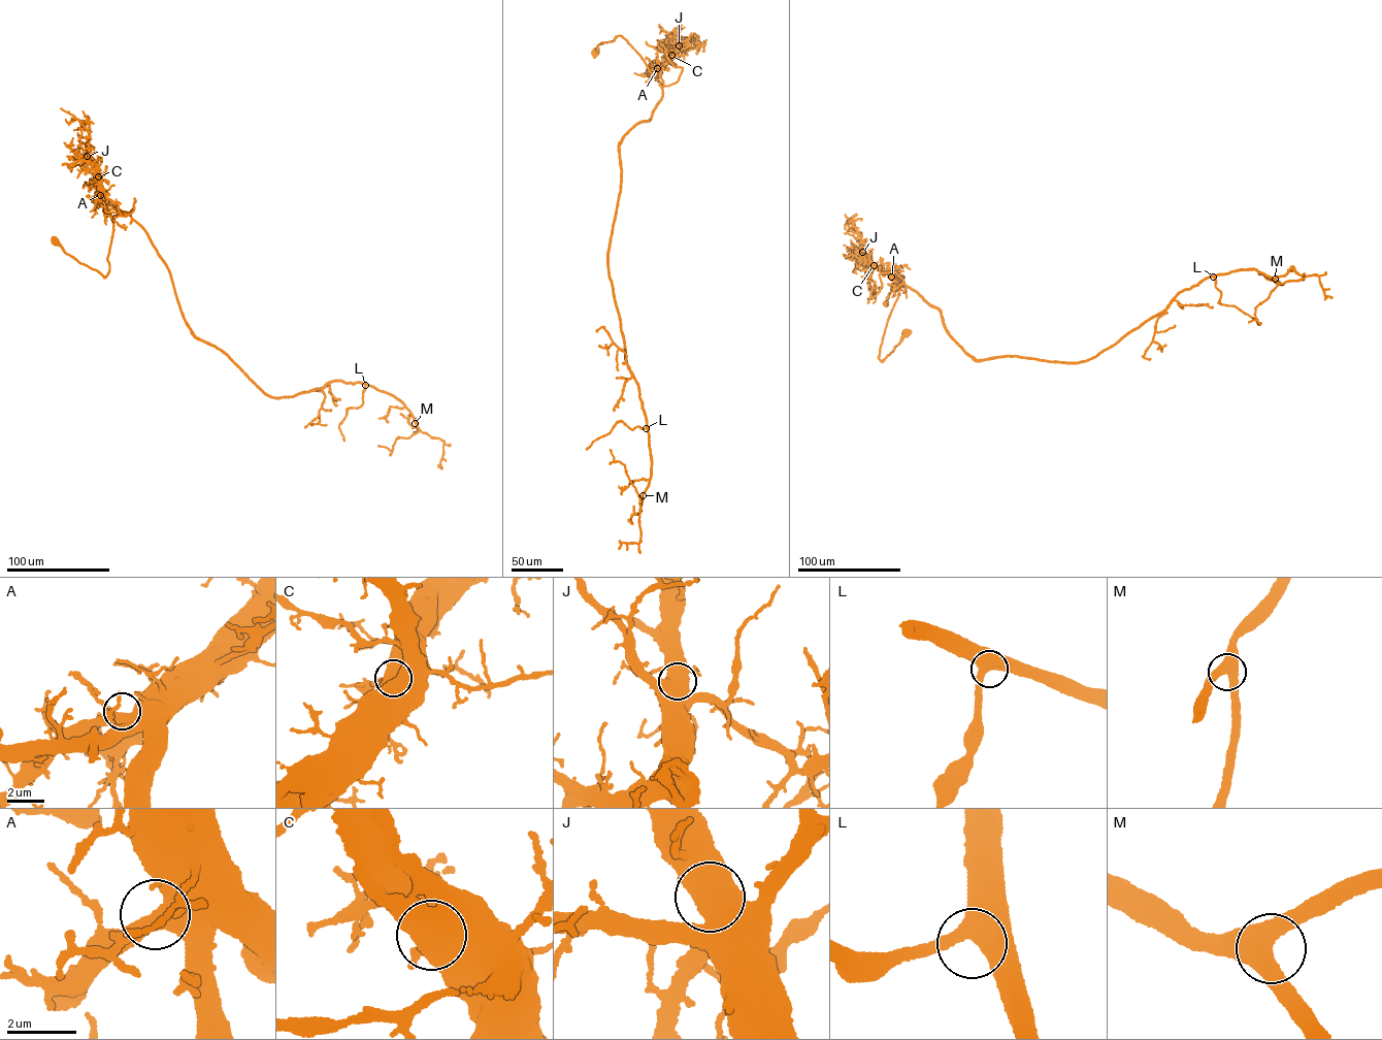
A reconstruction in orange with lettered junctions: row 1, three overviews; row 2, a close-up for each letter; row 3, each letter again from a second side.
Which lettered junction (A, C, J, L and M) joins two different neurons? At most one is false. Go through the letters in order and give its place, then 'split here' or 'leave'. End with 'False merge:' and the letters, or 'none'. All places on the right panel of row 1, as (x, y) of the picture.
A: at (891, 277); leave
C: at (874, 265); leave
J: at (862, 252); leave
L: at (1213, 277); leave
M: at (1275, 279); leave
False merge: none

